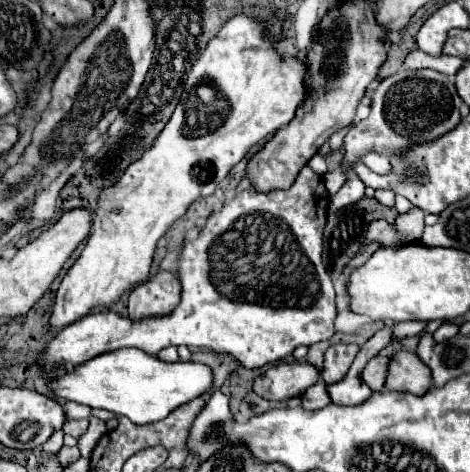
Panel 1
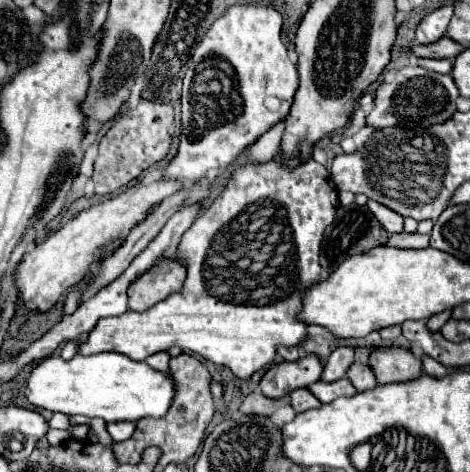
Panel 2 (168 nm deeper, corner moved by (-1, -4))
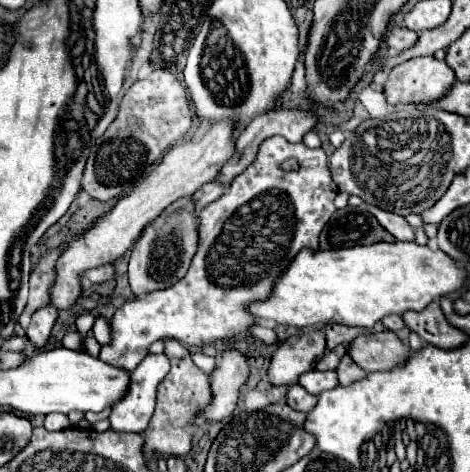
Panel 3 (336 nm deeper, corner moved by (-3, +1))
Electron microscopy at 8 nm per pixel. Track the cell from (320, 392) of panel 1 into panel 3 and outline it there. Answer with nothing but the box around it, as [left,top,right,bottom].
[287,384,317,412]

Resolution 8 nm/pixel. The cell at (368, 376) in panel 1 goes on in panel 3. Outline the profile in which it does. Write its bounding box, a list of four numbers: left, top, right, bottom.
[335,356,365,386]

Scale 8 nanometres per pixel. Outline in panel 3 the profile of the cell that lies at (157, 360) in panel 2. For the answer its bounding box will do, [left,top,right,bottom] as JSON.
[109,354,169,432]

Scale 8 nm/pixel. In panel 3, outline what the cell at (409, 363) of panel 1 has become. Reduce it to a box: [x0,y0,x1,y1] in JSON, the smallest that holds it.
[347,332,411,372]

